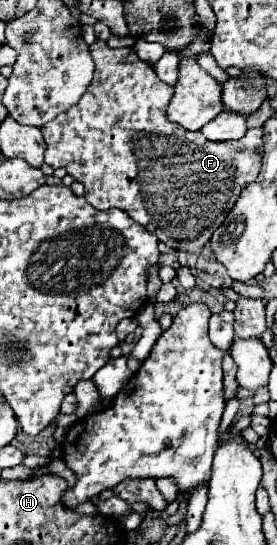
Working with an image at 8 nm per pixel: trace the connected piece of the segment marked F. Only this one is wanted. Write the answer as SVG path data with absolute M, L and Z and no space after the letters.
M94 41L90 45L90 53L96 63L94 81L88 85L78 105L60 113L42 127L46 141L46 163L54 169L64 167L76 181L80 181L86 187L84 197L92 207L100 211L112 207L124 209L164 245L188 253L202 251L214 229L226 219L238 201L242 189L260 173L260 129L248 129L246 135L236 141L212 143L200 131L188 131L166 121L166 107L172 99L172 87L160 81L154 67L138 59L134 49L112 49L104 41Z

